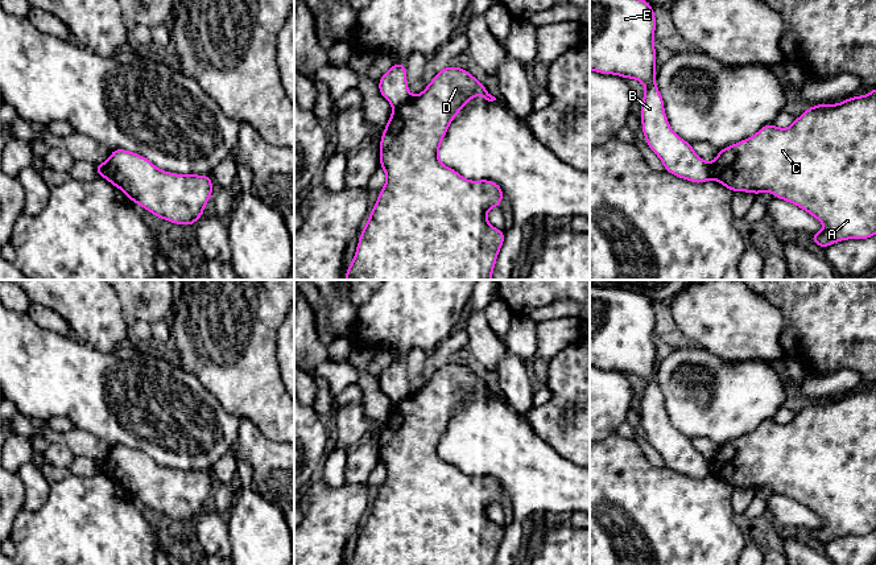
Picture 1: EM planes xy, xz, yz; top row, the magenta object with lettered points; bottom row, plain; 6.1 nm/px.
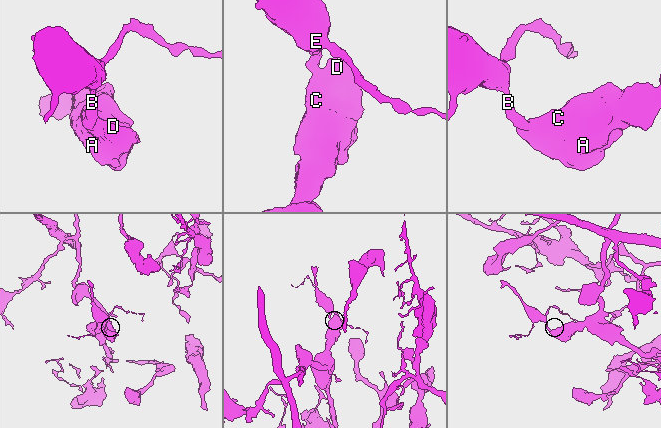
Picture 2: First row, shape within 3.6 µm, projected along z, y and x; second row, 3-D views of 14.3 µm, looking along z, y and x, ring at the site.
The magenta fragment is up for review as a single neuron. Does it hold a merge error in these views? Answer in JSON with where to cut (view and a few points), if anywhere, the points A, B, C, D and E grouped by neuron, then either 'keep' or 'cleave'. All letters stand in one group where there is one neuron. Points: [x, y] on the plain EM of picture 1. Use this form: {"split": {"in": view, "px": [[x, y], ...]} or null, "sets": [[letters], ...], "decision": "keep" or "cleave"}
{"split": {"in": "xz", "px": [[412, 392], [395, 404]]}, "sets": [["A", "C", "D"], ["B", "E"]], "decision": "cleave"}

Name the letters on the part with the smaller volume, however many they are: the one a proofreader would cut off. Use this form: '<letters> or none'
B, E

